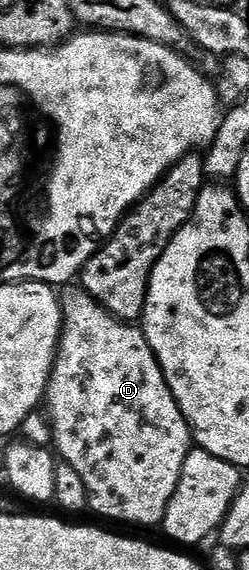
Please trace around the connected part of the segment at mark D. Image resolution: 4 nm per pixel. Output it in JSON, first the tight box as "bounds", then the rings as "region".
{"bounds":[43,287,195,526],"region":[[[73,287],[62,292],[61,299],[61,338],[57,344],[57,358],[53,364],[53,370],[49,376],[49,385],[45,388],[45,399],[43,402],[44,412],[49,418],[53,428],[52,448],[56,456],[62,462],[75,471],[79,471],[79,476],[83,479],[83,484],[87,486],[89,492],[89,509],[97,512],[101,517],[110,517],[113,521],[126,521],[129,525],[157,525],[160,526],[165,520],[165,508],[175,495],[175,487],[179,487],[179,475],[183,471],[183,463],[187,463],[187,455],[190,449],[194,448],[195,442],[189,427],[189,420],[183,415],[155,355],[145,338],[145,330],[136,324],[128,321],[120,321],[117,317],[112,317],[98,301],[84,289]]]}

